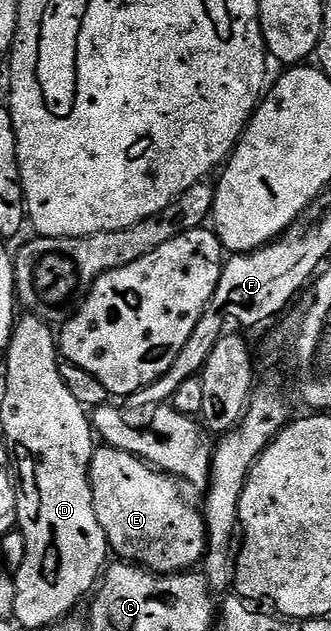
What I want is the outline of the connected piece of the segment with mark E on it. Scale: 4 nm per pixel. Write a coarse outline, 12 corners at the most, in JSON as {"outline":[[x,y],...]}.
{"outline":[[100,446],[91,488],[107,546],[160,575],[207,553],[180,480]]}

